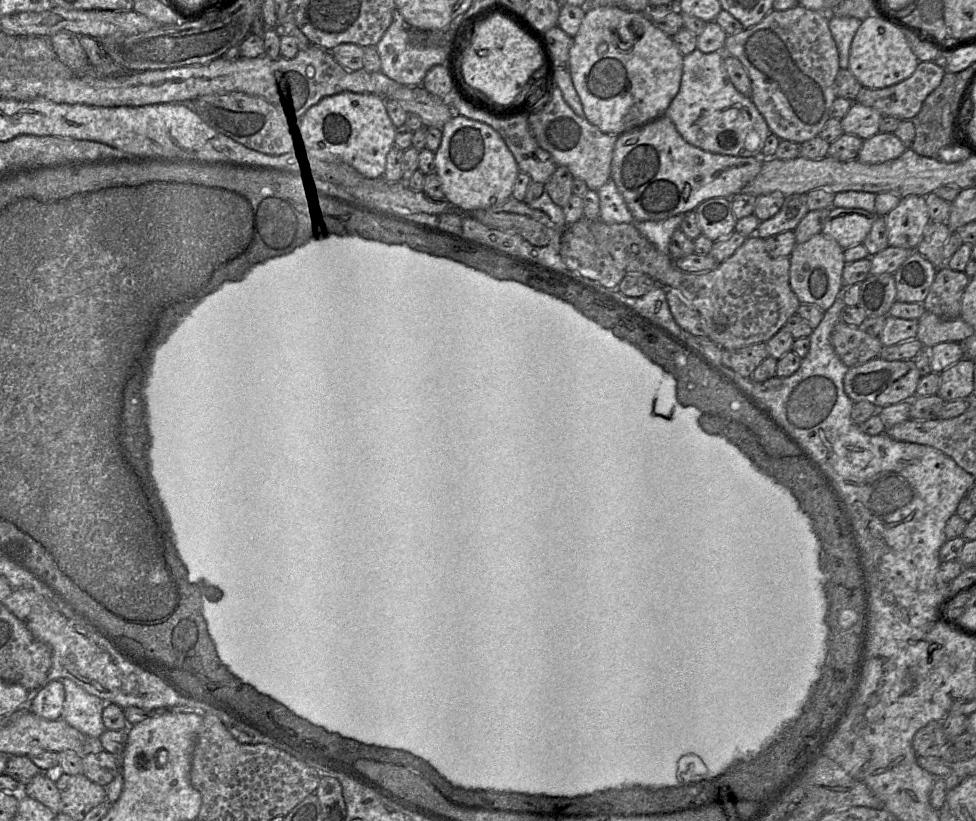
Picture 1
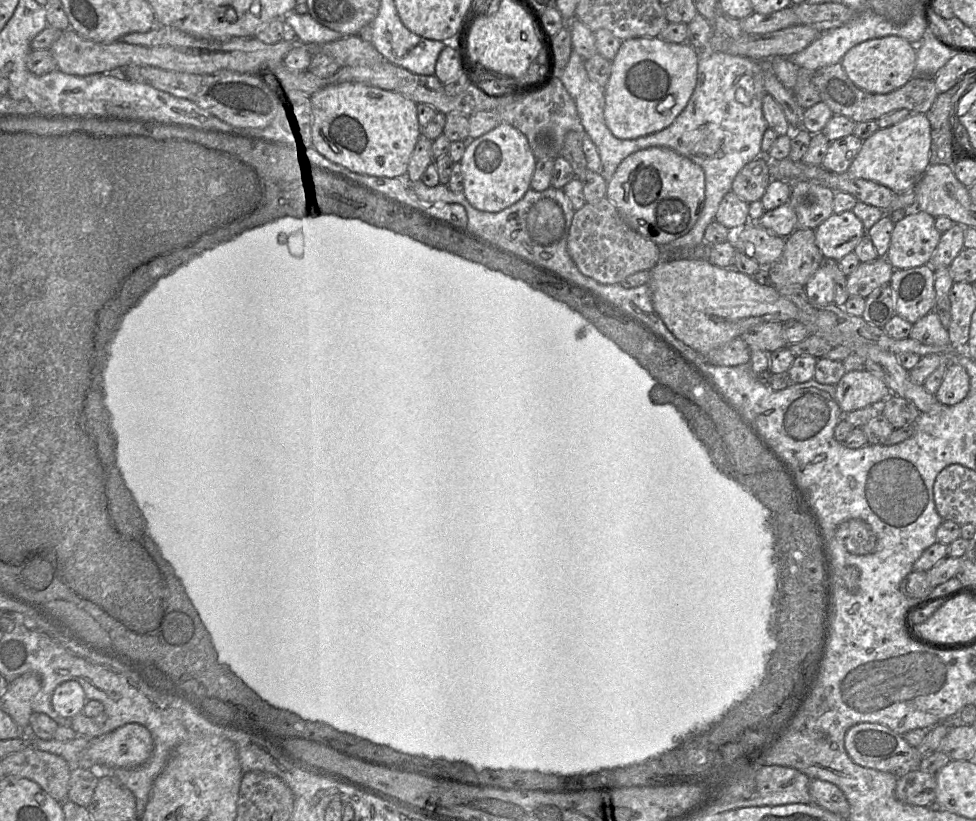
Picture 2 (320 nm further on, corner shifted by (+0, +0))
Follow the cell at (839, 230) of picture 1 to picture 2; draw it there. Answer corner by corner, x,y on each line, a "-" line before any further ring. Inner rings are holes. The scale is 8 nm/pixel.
852,210
833,213
815,229
816,245
827,262
839,262
867,235

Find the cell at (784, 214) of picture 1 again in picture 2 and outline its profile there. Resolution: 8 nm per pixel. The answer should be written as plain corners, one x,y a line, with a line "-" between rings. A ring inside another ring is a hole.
796,181
791,184
791,196
788,203
797,216
797,227
816,229
833,212
835,191
809,181

